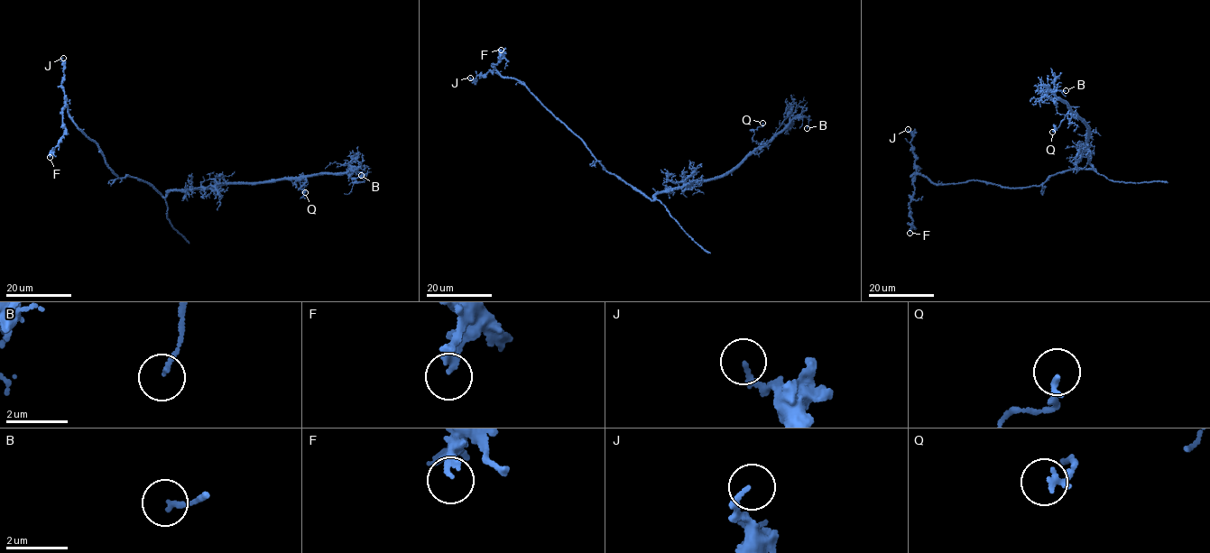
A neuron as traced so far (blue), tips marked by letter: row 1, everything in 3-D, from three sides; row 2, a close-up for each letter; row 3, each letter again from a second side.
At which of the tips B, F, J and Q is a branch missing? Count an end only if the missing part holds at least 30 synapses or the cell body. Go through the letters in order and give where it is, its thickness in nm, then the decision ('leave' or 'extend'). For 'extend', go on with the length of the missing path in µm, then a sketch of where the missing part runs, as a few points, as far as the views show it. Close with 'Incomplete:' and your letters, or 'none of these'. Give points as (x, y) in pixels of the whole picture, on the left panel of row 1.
B: (361, 175) | 150 nm | leave
F: (50, 157) | 240 nm | leave
J: (63, 58) | 170 nm | leave
Q: (305, 192) | 200 nm | leave
Incomplete: none of these

